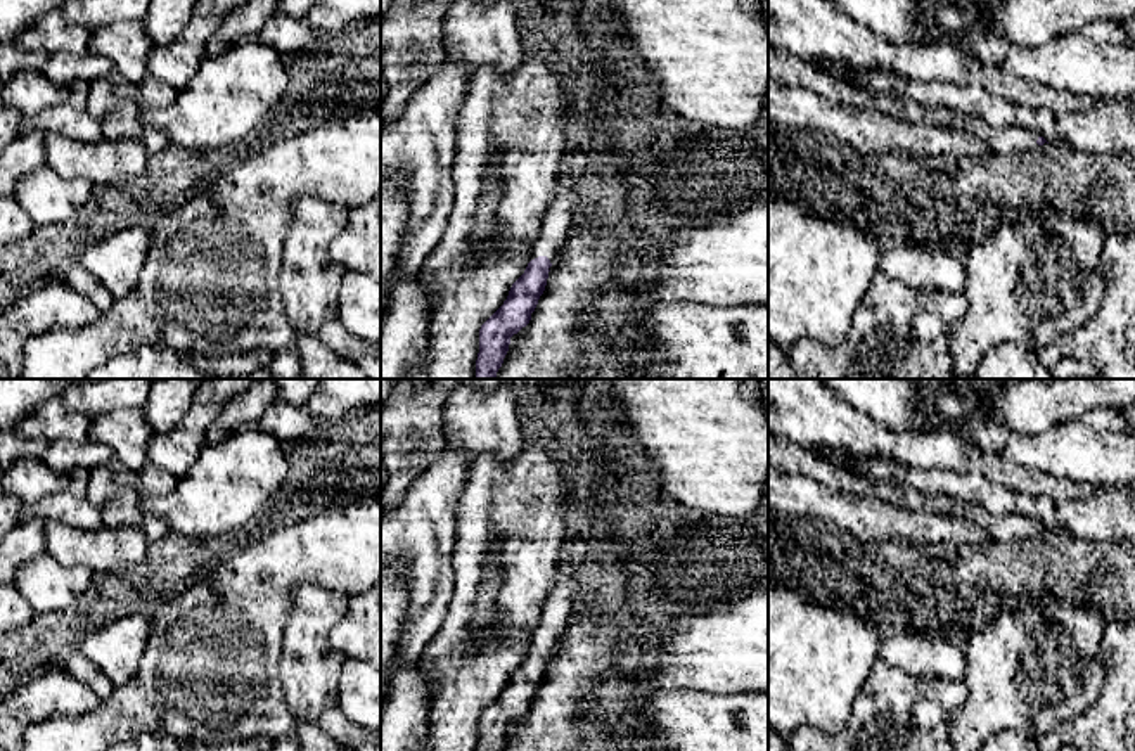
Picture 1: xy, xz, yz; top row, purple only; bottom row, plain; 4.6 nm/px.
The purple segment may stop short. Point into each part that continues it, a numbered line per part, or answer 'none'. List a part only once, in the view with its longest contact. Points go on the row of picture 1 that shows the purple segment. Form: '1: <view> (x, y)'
1: xz (557, 222)

